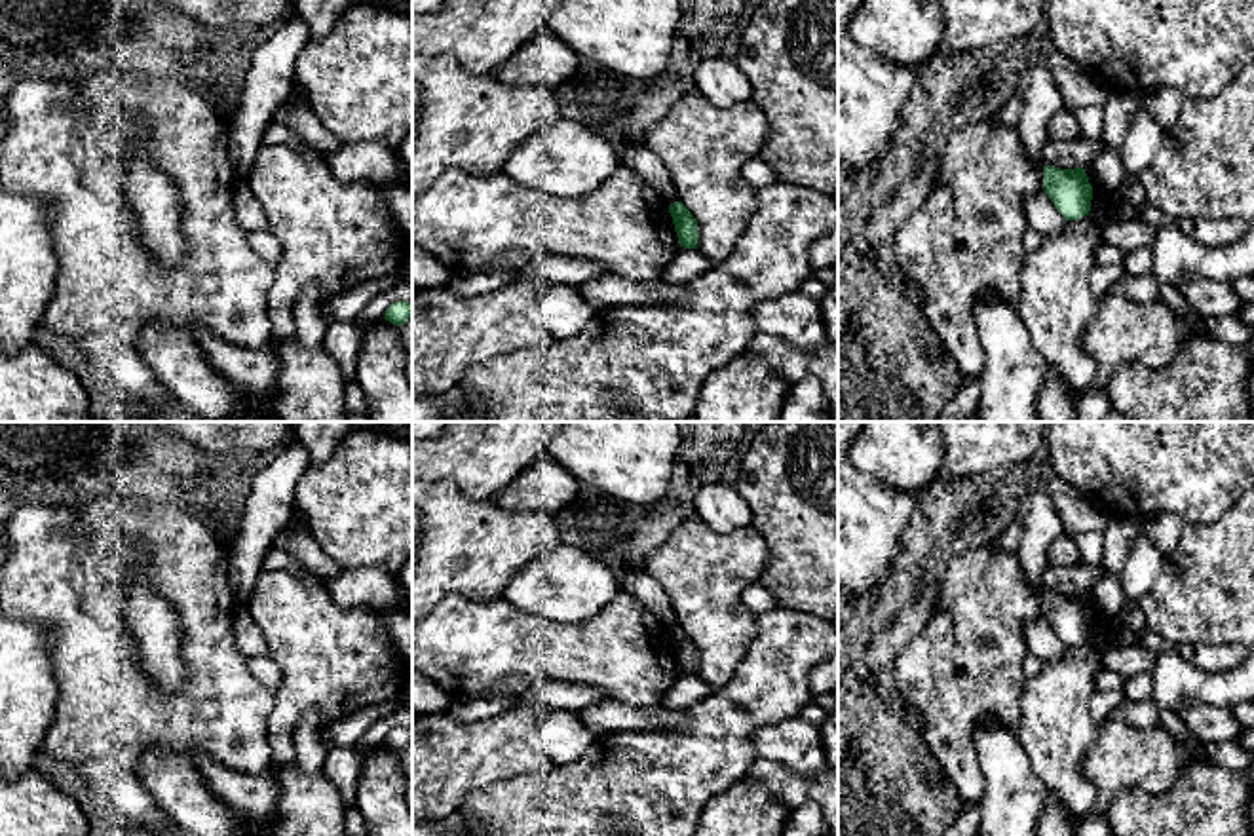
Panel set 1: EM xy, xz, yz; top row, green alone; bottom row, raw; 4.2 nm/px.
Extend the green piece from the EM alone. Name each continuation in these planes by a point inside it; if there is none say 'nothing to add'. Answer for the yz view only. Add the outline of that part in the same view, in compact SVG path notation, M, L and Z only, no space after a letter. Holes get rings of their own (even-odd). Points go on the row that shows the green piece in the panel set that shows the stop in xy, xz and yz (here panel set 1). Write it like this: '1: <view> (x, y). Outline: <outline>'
nothing to add

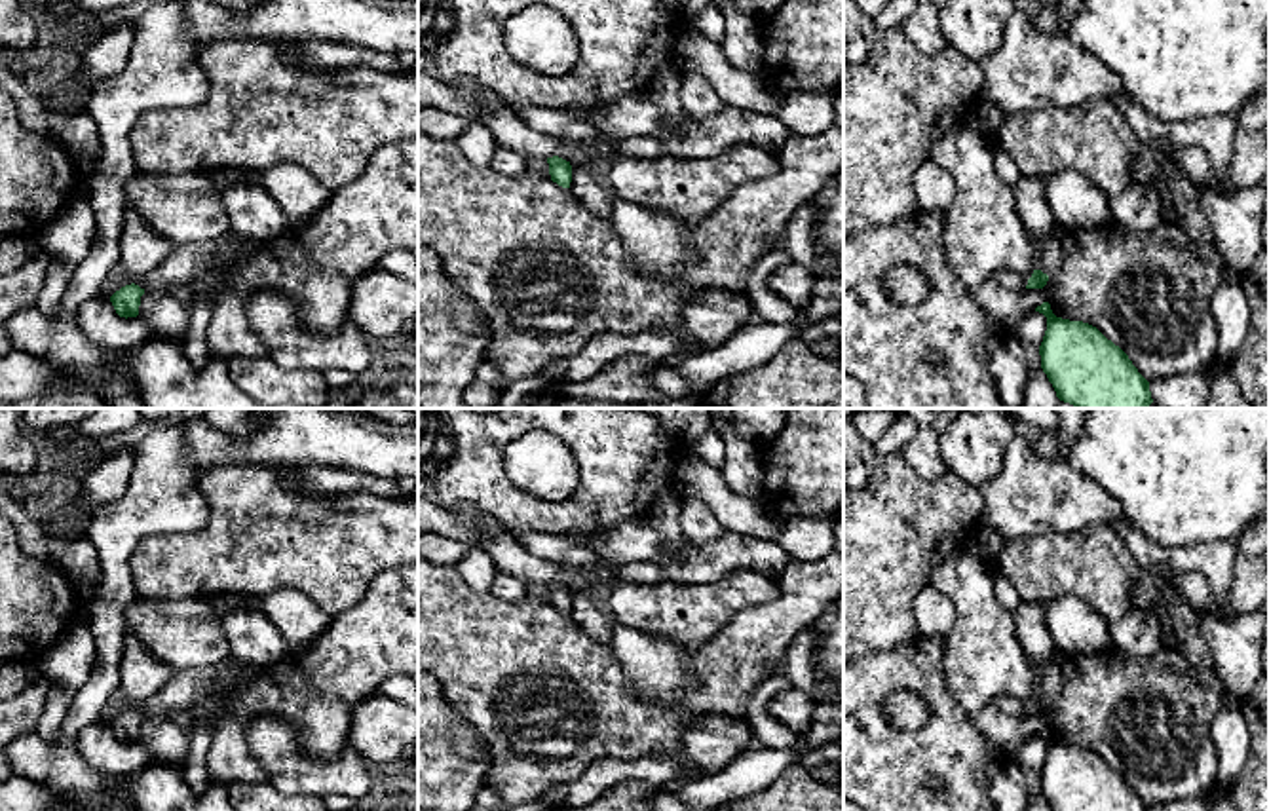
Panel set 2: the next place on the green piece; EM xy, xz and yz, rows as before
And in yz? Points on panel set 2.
1: yz (1049, 247). Outline: M1052 224L1051 230L1037 239L1037 264L1035 270L1041 270L1043 273L1052 279L1062 264L1062 237L1068 230L1060 224Z

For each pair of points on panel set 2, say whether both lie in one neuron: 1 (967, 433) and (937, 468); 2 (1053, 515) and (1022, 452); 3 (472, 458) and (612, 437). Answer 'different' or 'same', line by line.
1: different
2: same
3: same

